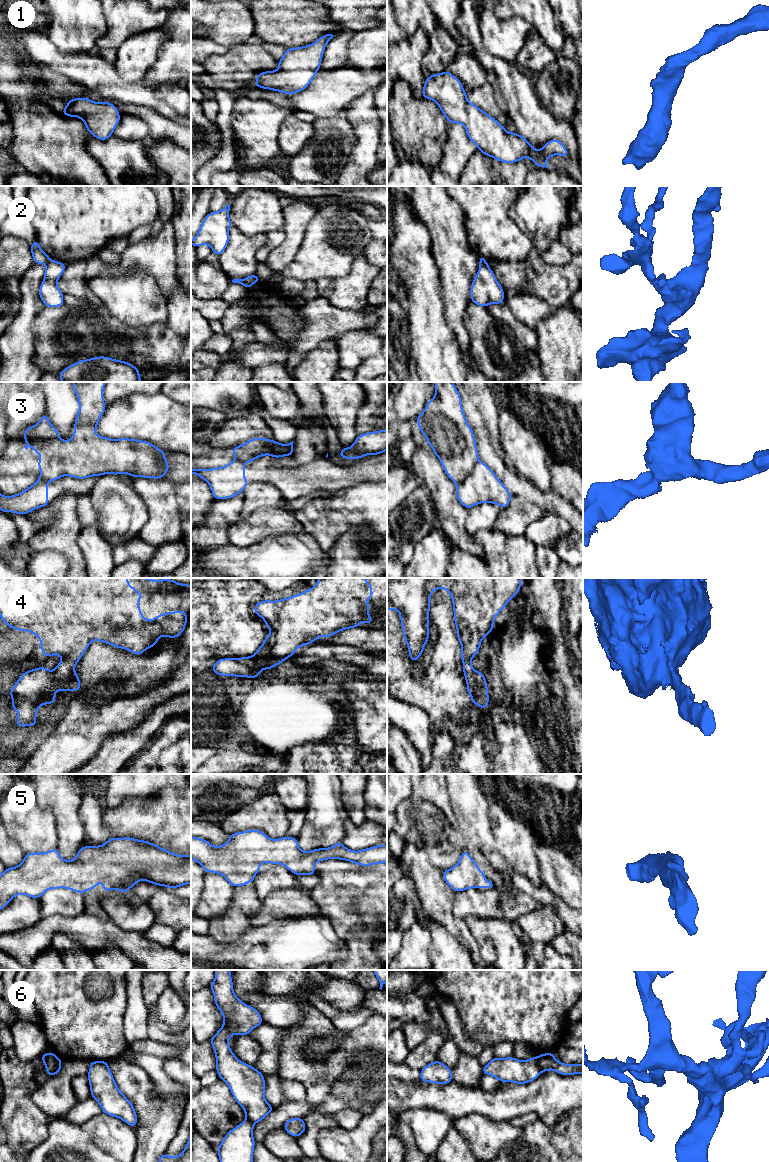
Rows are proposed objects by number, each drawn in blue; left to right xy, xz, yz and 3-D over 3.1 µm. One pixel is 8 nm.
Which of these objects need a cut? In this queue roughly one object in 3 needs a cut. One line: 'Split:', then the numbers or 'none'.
Split: 2, 3, 4, 6

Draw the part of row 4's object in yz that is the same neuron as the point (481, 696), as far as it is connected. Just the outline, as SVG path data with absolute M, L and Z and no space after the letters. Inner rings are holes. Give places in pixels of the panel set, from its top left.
M480 671L475 673L476 687L474 691L475 704L484 709L489 704L488 687L485 675Z

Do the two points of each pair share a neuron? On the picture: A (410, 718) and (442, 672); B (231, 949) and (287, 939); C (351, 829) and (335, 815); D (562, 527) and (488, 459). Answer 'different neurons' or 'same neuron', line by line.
A: different neurons
B: same neuron
C: different neurons
D: different neurons

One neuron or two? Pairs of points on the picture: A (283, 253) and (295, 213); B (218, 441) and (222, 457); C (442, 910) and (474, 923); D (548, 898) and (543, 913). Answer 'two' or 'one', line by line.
A: one
B: two
C: two
D: two

